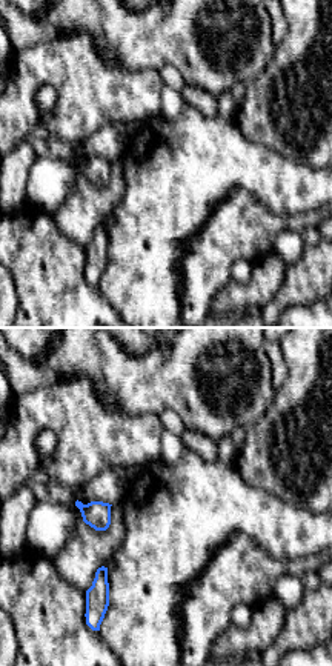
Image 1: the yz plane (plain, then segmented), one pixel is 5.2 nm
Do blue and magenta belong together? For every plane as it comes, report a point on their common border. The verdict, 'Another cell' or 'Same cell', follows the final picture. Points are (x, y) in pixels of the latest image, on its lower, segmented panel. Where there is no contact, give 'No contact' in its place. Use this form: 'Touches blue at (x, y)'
No contact

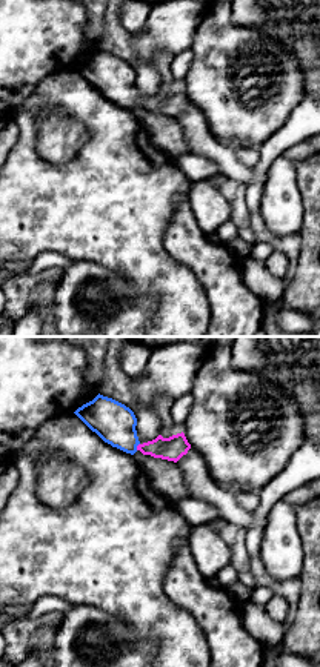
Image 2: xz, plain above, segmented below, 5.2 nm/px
Touches blue at (137, 444)

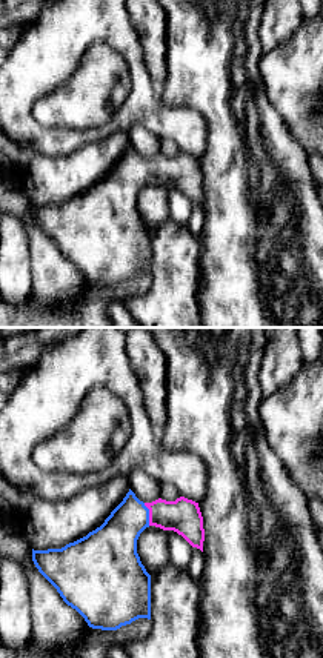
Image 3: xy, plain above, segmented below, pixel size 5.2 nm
Touches blue at (148, 514)

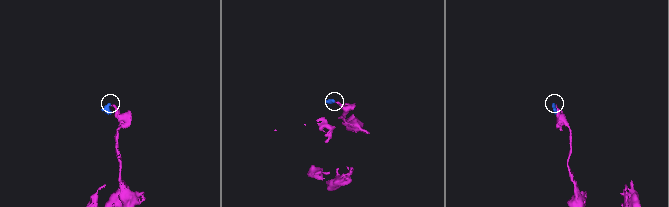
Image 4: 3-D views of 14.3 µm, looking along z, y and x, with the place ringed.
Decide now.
Same cell

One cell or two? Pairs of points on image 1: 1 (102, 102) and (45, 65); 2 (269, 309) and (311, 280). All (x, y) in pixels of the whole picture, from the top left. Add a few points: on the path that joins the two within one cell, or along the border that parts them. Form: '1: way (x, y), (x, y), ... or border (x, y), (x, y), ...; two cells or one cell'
1: way (88, 88), (65, 65), (59, 65); one cell
2: way (280, 302), (300, 286); one cell

